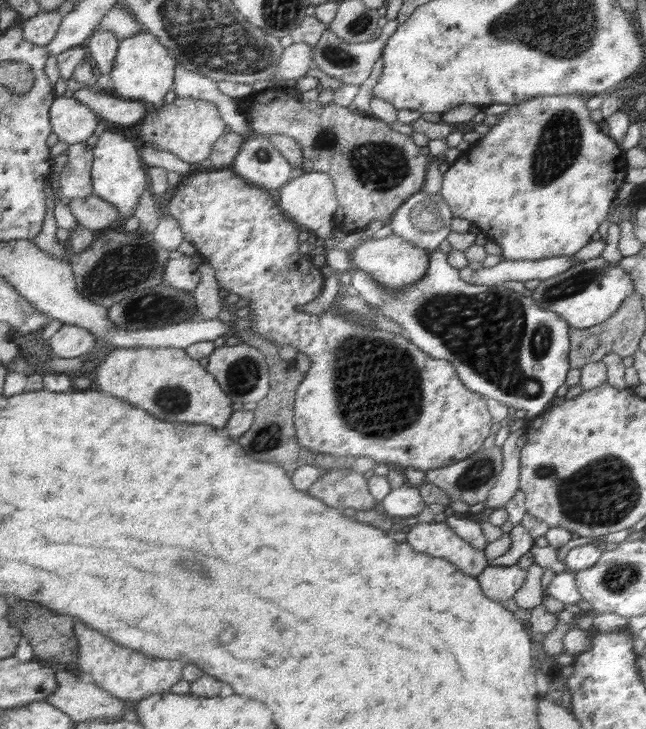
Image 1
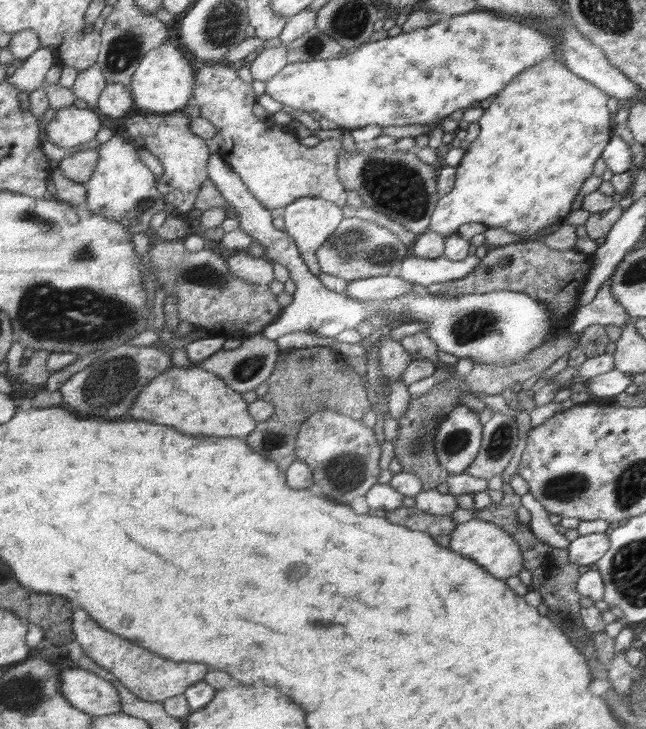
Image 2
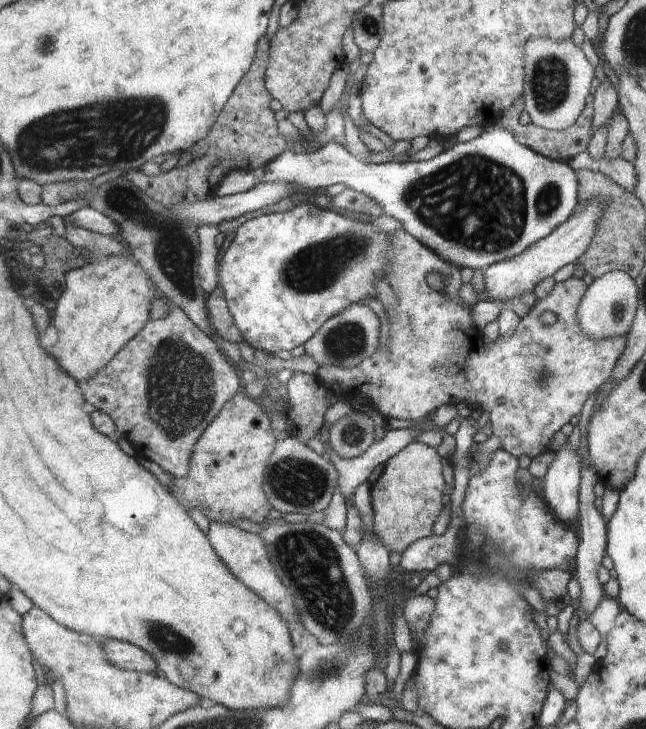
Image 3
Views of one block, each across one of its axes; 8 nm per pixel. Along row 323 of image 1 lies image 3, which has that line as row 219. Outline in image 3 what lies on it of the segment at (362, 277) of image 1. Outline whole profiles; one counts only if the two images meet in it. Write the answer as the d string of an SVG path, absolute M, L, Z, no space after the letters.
M493 125L489 129L484 129L479 136L470 141L456 141L448 145L448 148L444 149L442 153L428 161L365 163L351 153L350 147L338 144L338 142L326 142L326 144L319 149L310 149L309 152L302 151L301 149L292 151L284 150L278 157L272 158L272 160L264 166L264 170L265 174L262 178L262 182L269 183L283 180L284 182L292 182L292 184L309 188L310 190L322 190L322 188L328 188L329 186L342 183L346 189L352 189L356 190L356 192L360 192L360 194L366 194L368 198L372 198L376 204L382 206L382 212L384 212L384 214L387 214L390 218L396 218L396 220L402 224L402 230L411 234L414 238L419 239L421 243L424 243L424 246L431 247L437 255L442 256L449 263L464 268L470 268L474 270L474 272L476 270L484 271L488 266L498 264L498 262L508 262L510 258L522 254L524 250L531 249L532 246L538 245L544 238L548 238L548 234L552 234L560 225L563 225L564 222L575 213L575 209L579 204L579 175L577 171L572 169L568 163L546 158L544 155L533 151L531 147L524 146L515 138L509 128L504 128L504 126L499 125Z

